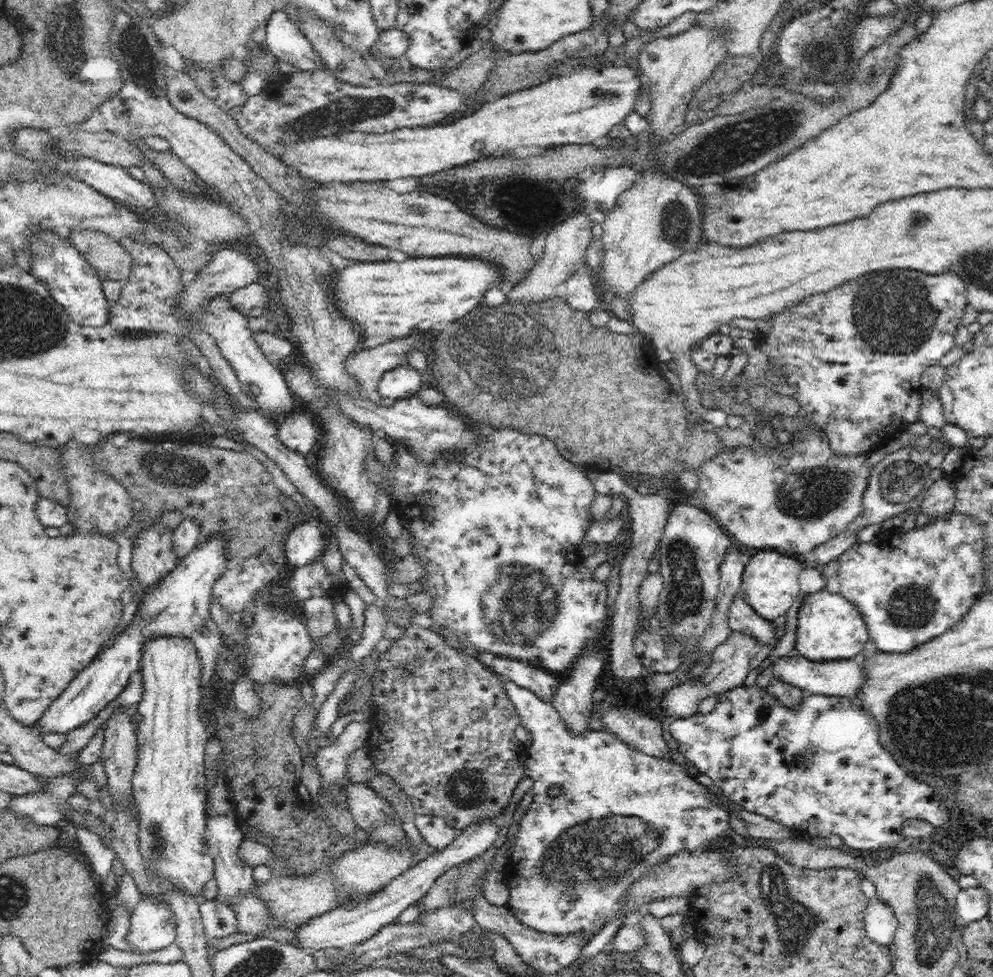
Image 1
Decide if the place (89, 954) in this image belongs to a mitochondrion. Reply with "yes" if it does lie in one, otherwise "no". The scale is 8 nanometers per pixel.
no

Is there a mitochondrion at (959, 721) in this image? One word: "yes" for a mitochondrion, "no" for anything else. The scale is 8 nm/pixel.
yes

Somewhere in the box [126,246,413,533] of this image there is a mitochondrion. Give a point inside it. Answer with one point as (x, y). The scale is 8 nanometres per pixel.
(175, 471)

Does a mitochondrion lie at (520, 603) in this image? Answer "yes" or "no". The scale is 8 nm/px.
yes

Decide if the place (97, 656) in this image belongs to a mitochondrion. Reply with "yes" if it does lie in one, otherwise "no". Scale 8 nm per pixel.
no

